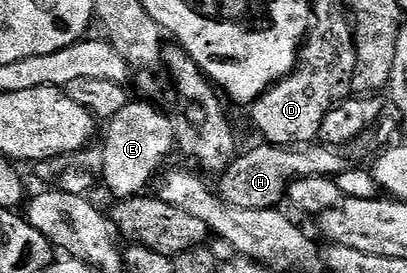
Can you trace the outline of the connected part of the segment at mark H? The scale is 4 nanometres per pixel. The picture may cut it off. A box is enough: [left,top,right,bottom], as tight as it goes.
[215,142,351,210]

